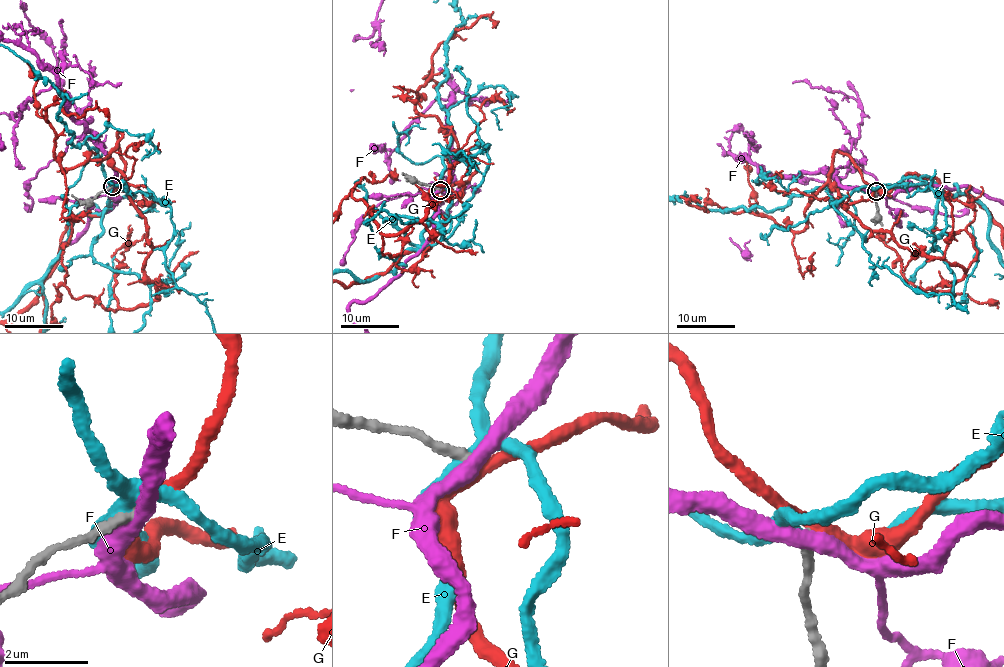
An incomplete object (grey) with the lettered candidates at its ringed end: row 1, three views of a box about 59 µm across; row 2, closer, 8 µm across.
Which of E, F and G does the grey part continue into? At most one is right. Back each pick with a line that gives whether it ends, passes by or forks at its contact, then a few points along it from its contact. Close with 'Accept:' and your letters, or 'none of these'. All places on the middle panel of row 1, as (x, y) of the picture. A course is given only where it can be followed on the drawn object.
Accept: none of these

